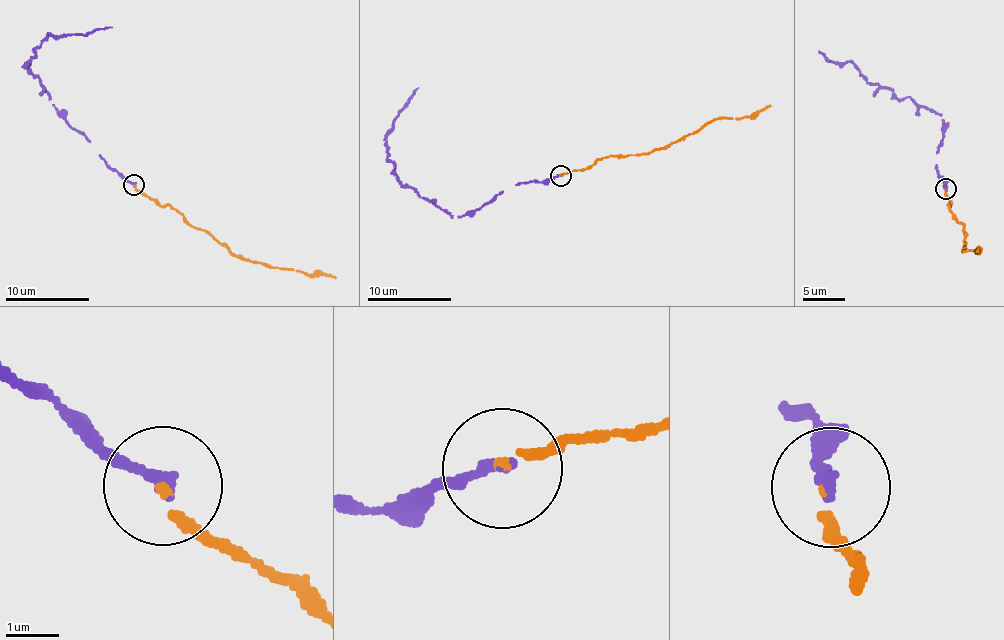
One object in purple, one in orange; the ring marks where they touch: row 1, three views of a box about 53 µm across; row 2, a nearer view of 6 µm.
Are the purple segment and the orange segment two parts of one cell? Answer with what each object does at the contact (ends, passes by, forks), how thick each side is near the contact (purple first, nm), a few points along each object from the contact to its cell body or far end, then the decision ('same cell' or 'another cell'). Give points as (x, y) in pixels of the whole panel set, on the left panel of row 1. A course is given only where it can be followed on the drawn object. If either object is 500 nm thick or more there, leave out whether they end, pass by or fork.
purple ends | orange ends | 240/160 nm | purple via (134, 184), (113, 171), (52, 105), (28, 65), (35, 58), (35, 49), (48, 35), (111, 26) | orange via (134, 184), (141, 192), (176, 209), (193, 227), (208, 232), (249, 261), (336, 277) | same cell

